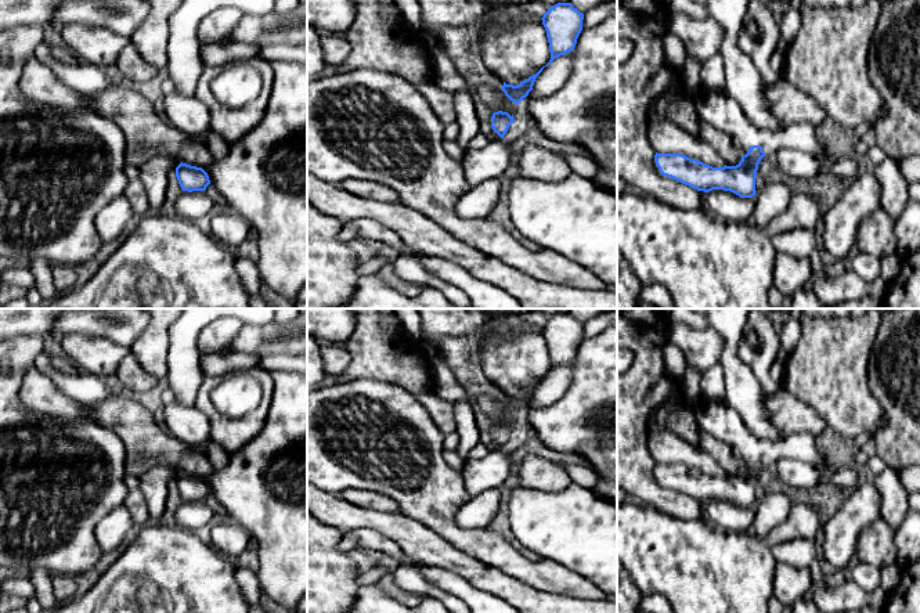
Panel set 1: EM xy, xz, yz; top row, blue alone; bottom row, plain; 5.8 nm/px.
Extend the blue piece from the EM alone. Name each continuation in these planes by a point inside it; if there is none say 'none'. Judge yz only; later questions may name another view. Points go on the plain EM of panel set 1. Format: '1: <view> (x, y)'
1: yz (718, 419)

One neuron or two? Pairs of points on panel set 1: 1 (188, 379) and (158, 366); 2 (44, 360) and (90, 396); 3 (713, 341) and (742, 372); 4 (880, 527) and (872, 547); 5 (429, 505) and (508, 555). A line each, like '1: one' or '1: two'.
1: two
2: one
3: two
4: one
5: one

